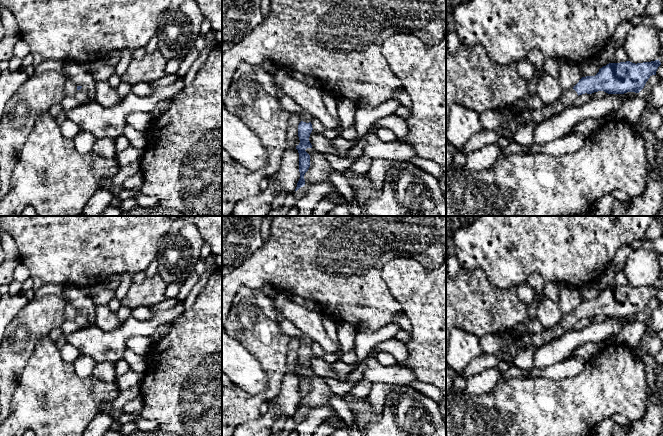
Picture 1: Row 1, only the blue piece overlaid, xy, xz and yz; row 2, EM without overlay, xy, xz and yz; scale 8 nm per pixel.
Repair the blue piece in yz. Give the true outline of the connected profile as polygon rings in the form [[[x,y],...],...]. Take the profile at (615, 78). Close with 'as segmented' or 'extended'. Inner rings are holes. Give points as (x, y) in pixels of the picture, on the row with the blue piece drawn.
[[[658,60],[643,63],[630,61],[609,63],[599,69],[595,76],[582,77],[571,89],[563,91],[554,103],[545,104],[542,108],[529,108],[524,111],[511,112],[511,120],[499,130],[482,129],[470,138],[462,149],[456,149],[446,142],[446,167],[453,166],[453,153],[467,155],[485,145],[496,144],[503,137],[513,138],[521,124],[537,125],[542,121],[565,111],[582,94],[604,91],[608,94],[639,93],[652,75],[656,75],[661,62]]] | extended

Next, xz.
[[[303,110],[300,114],[301,122],[298,125],[298,137],[300,143],[296,146],[299,153],[299,172],[300,179],[297,183],[295,191],[305,185],[304,175],[310,167],[310,155],[305,151],[307,148],[312,148],[309,141],[310,134],[313,130],[311,122],[313,117],[311,114]]] | extended

